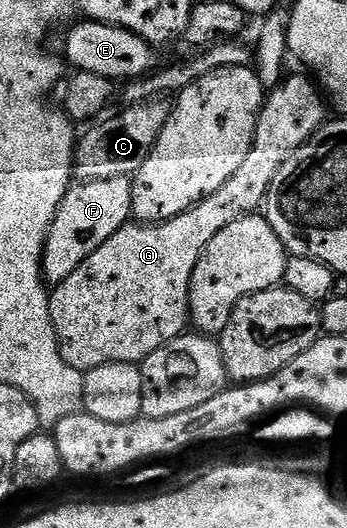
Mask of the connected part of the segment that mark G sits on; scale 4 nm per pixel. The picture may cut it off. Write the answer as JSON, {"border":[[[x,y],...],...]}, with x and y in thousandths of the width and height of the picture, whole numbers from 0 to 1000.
{"border":[[[818,144],[804,161],[767,178],[758,201],[746,206],[746,223],[735,242],[735,267],[706,309],[683,316],[683,326],[651,343],[614,369],[591,375],[576,388],[559,388],[545,400],[510,407],[484,419],[455,422],[369,422],[337,438],[199,528],[144,549],[147,602],[176,665],[176,680],[213,699],[254,701],[268,695],[303,695],[303,688],[412,686],[441,665],[461,661],[504,638],[524,638],[545,616],[550,597],[550,530],[568,506],[568,491],[591,475],[602,453],[625,438],[648,438],[660,422],[697,411],[726,409],[735,396],[761,386],[769,364],[801,337],[804,320],[830,311],[839,295],[870,275],[893,267],[896,258],[945,227],[948,214],[931,208],[934,186],[893,144]]]}

